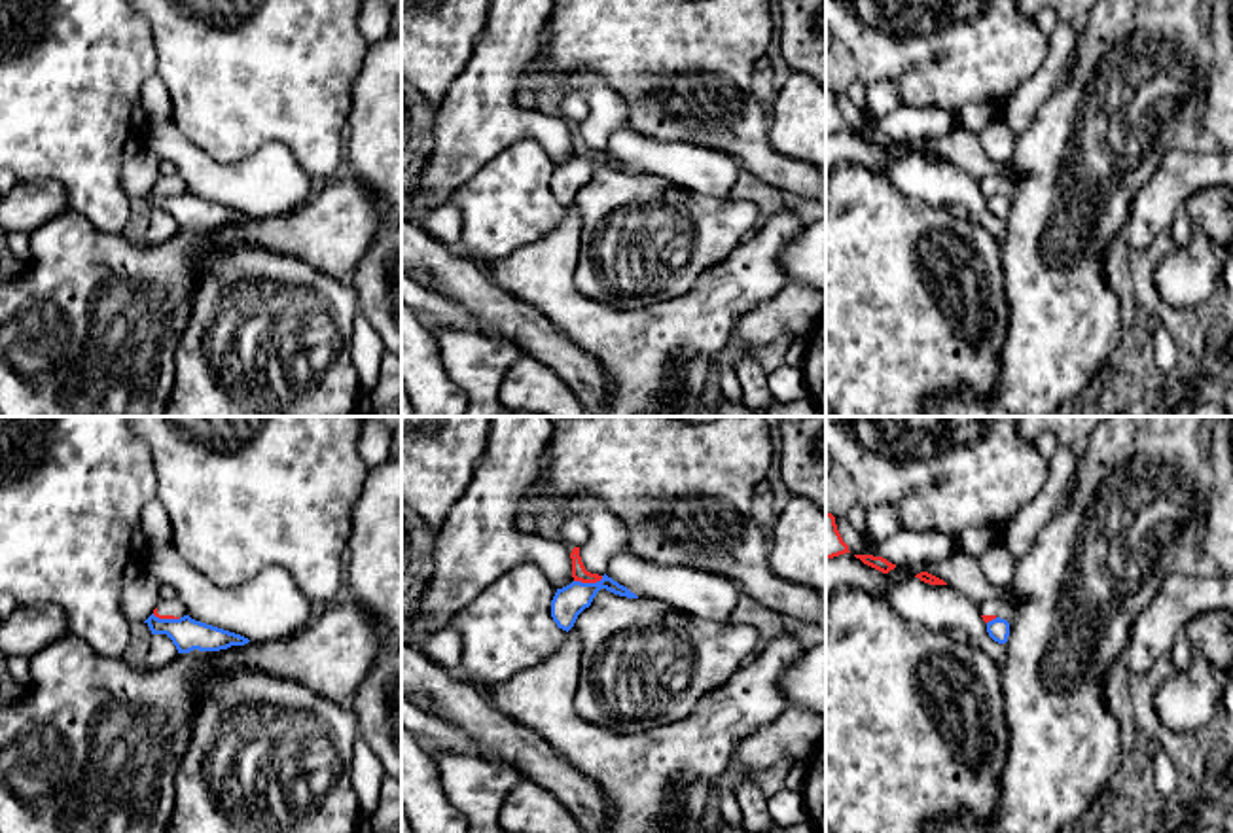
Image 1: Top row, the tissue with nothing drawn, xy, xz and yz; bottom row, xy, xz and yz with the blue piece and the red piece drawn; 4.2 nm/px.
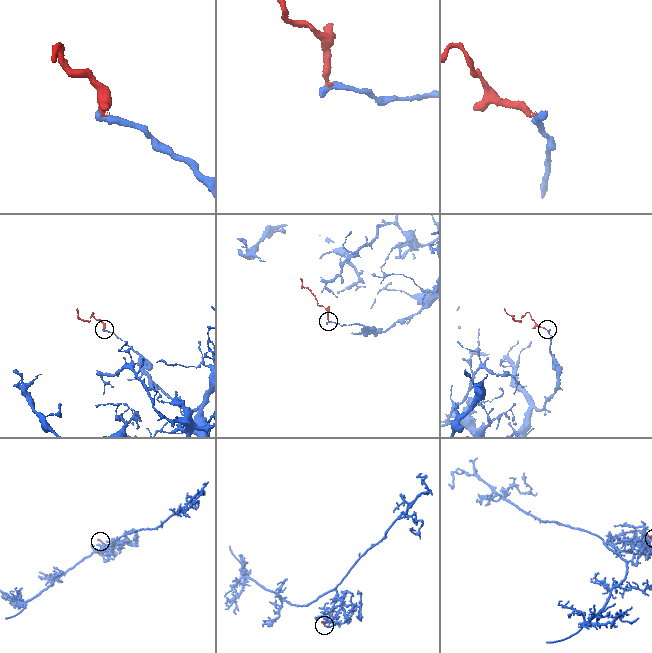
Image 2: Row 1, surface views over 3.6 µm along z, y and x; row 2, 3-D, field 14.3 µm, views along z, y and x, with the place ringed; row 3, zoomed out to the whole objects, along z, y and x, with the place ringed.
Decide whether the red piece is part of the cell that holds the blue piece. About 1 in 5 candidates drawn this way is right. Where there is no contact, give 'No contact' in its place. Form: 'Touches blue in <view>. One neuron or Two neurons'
Touches blue in xz. Two neurons

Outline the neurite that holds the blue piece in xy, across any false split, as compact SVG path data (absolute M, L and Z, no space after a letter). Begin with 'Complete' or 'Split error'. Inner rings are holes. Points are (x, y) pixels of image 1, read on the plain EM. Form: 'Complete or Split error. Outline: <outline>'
Complete. Outline: M152 189L144 199L150 203L152 210L167 210L178 229L189 229L193 225L220 227L250 218L241 210L195 197L189 191L180 195L159 195Z

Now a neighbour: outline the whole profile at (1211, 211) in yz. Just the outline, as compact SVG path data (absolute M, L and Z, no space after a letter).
M1203 189L1188 201L1186 212L1193 227L1205 233L1212 244L1233 244L1233 189Z

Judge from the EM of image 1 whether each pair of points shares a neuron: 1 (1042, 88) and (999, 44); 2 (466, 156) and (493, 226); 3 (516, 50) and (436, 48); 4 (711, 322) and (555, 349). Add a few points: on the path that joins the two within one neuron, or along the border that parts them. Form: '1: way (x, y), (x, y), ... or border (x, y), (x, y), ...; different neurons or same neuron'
1: border (1050, 38), (1044, 61), (1018, 88), (1004, 110); different neurons
2: border (510, 146), (495, 154), (446, 199); different neurons
3: border (487, 19), (466, 67), (447, 86); different neurons
4: border (542, 315), (586, 351), (607, 375); different neurons

